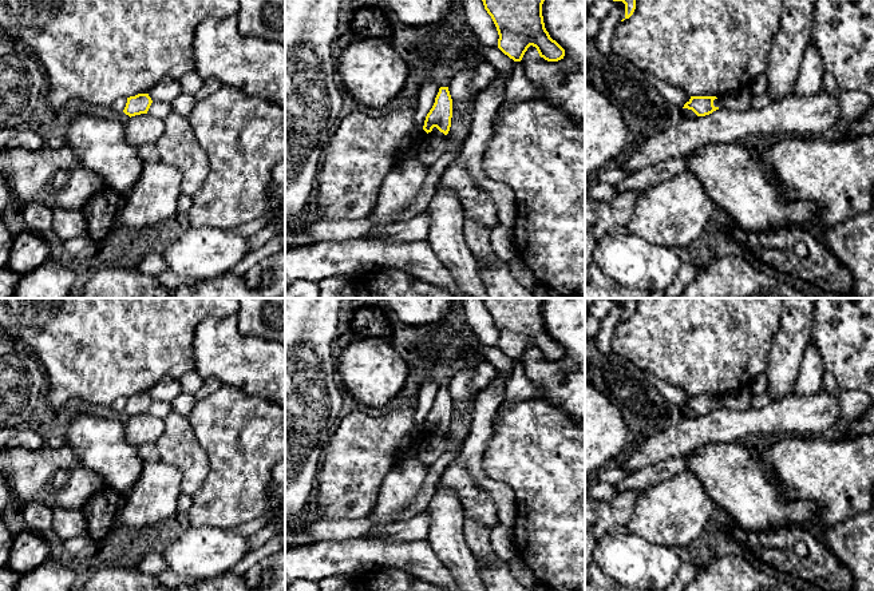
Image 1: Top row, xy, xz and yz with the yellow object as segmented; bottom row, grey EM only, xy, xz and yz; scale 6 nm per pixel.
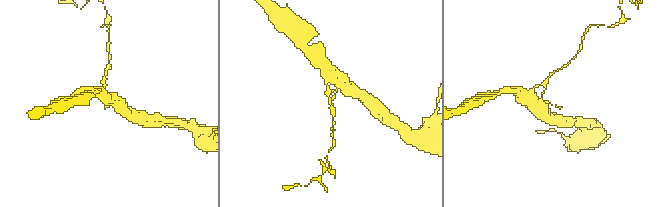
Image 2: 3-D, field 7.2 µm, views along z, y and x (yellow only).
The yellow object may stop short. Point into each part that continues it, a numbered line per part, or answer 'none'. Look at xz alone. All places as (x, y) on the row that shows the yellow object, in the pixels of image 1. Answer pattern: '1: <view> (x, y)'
1: xz (432, 146)

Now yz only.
1: yz (739, 100)

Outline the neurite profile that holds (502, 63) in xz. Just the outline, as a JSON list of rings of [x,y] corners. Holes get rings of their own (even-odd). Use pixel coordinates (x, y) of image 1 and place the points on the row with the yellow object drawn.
[[[472,39],[471,44],[497,70],[497,72],[506,75],[511,74],[514,60],[505,55],[498,47],[486,47],[480,44],[478,39]]]

